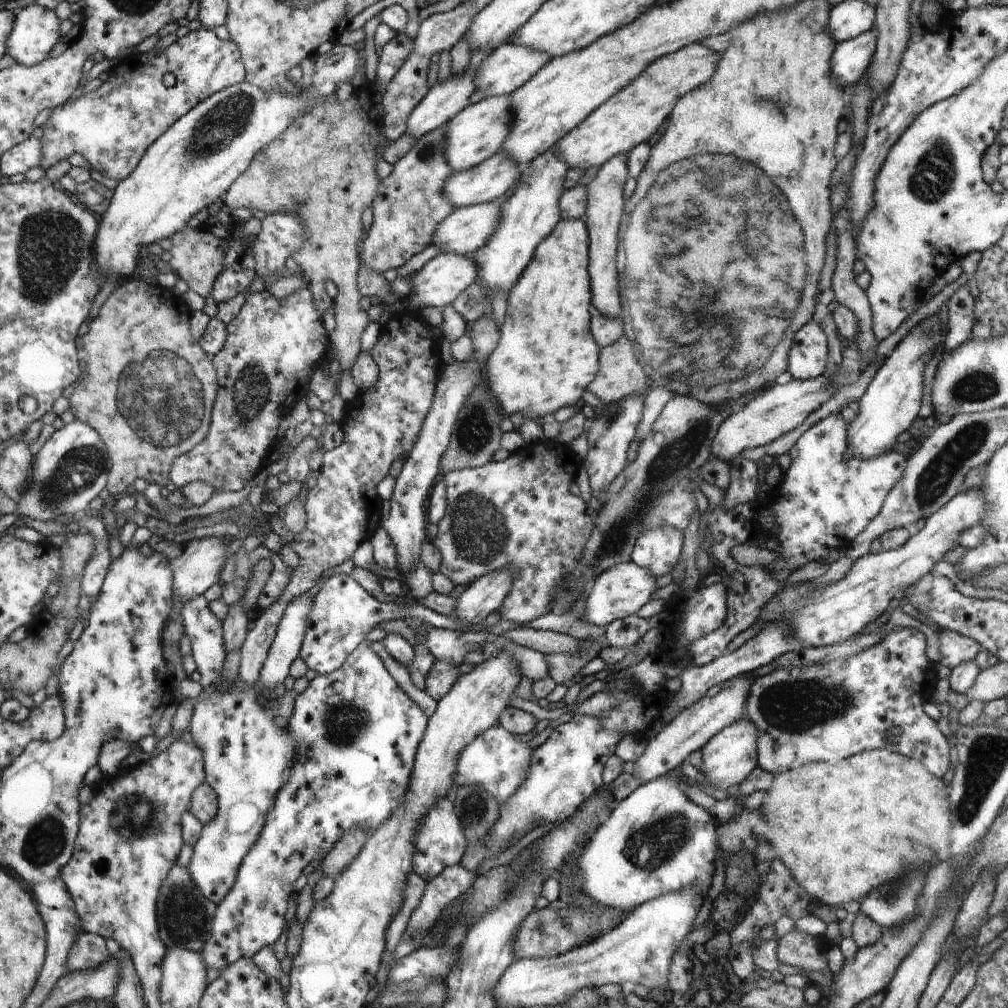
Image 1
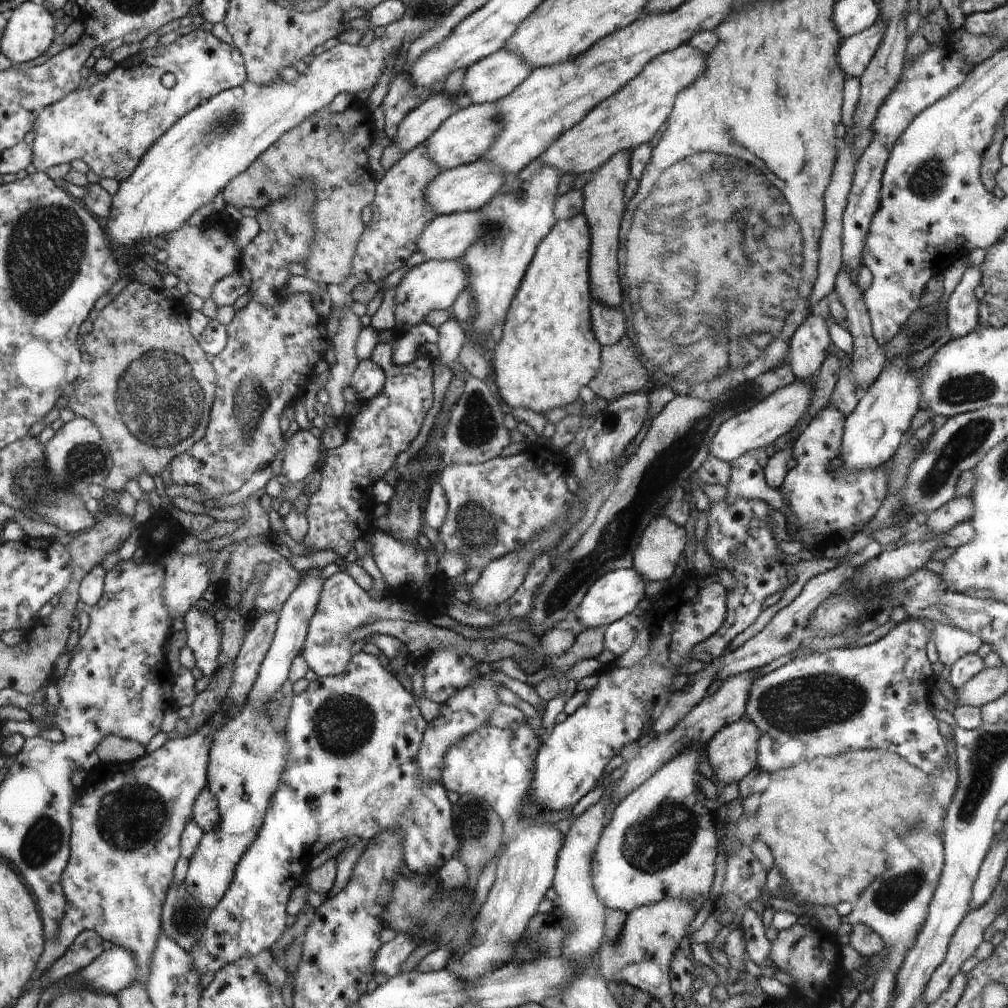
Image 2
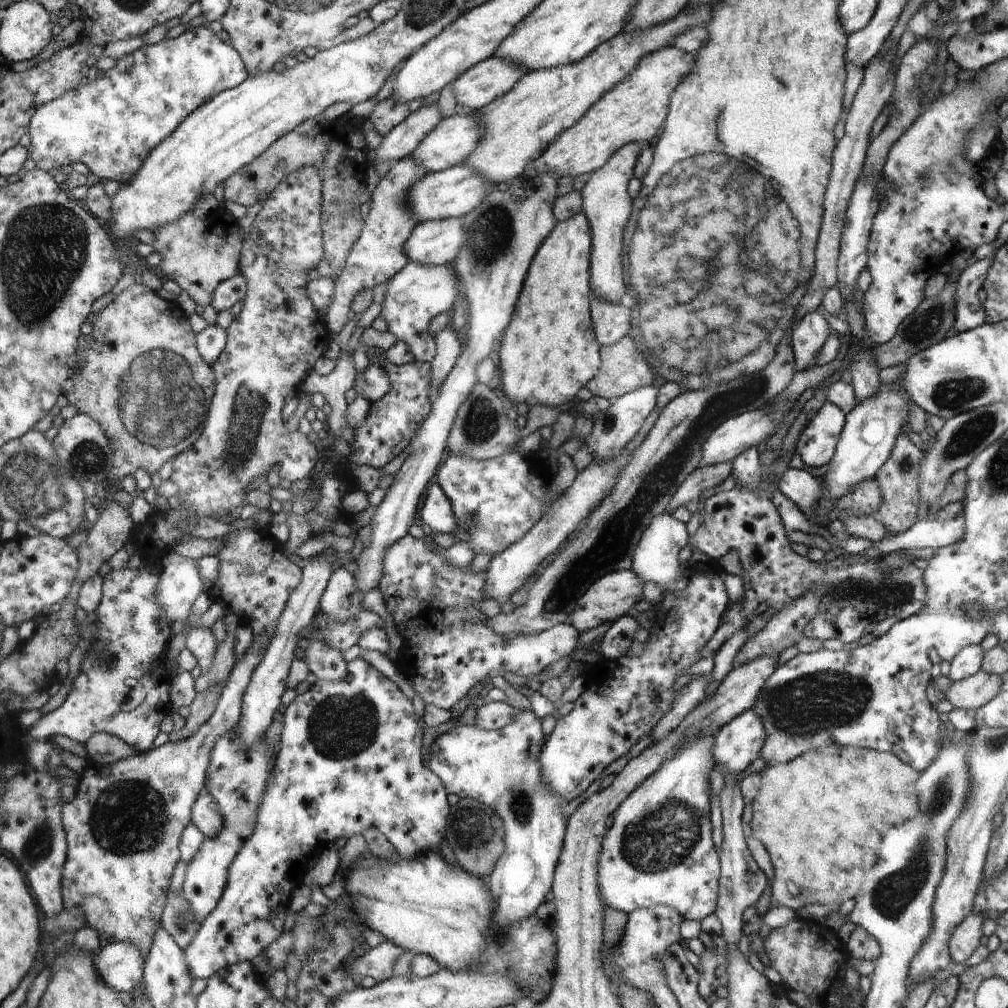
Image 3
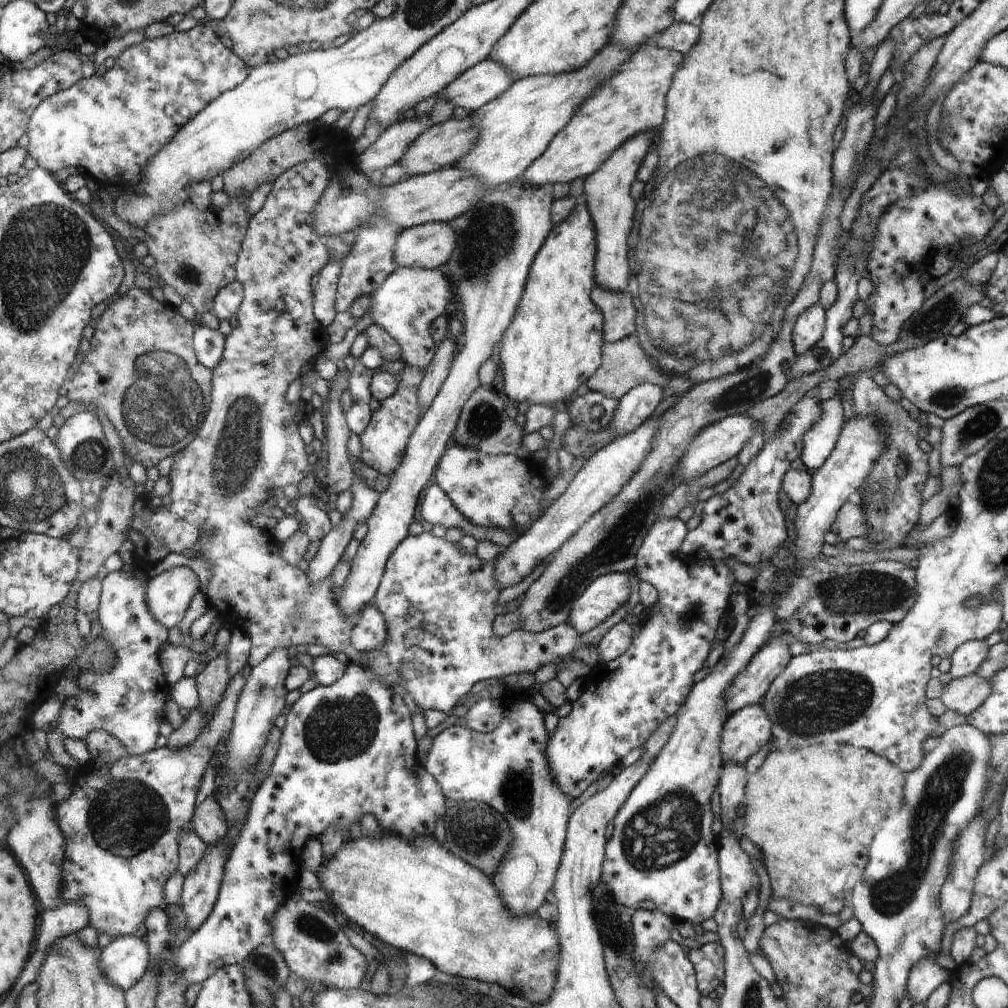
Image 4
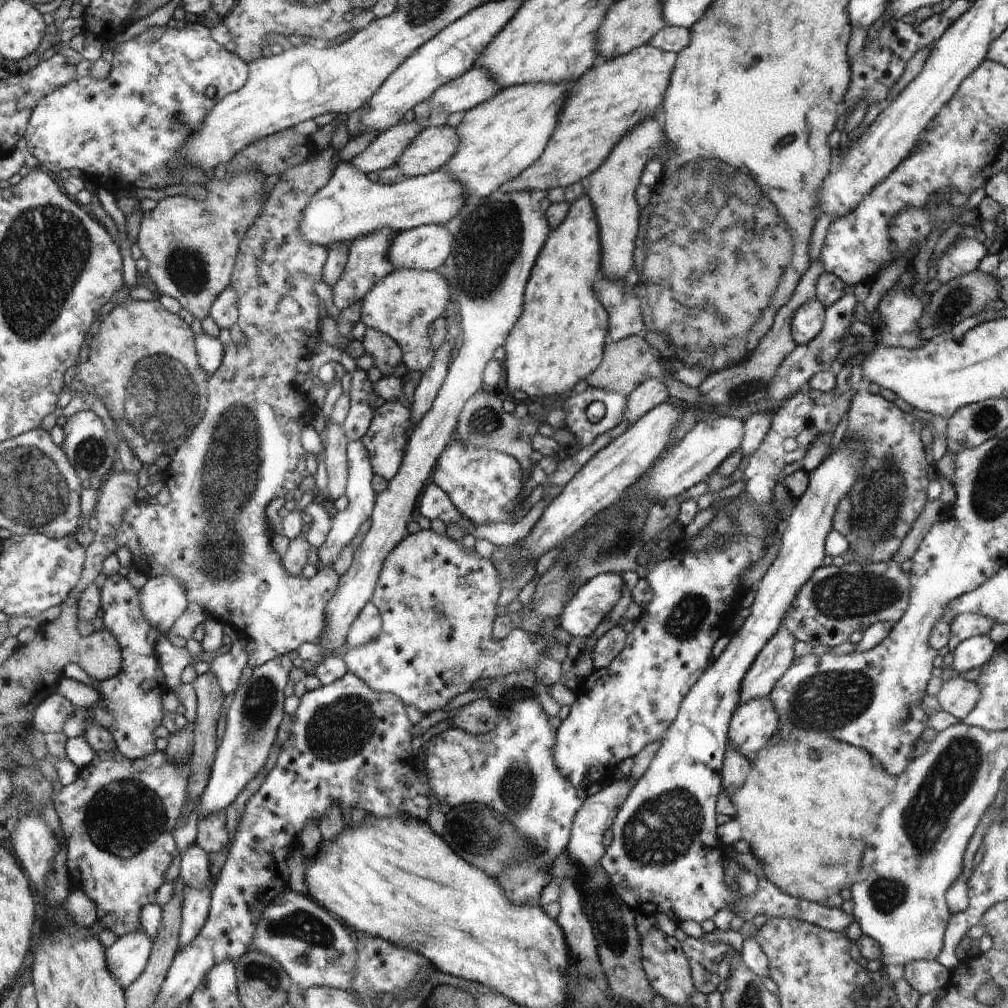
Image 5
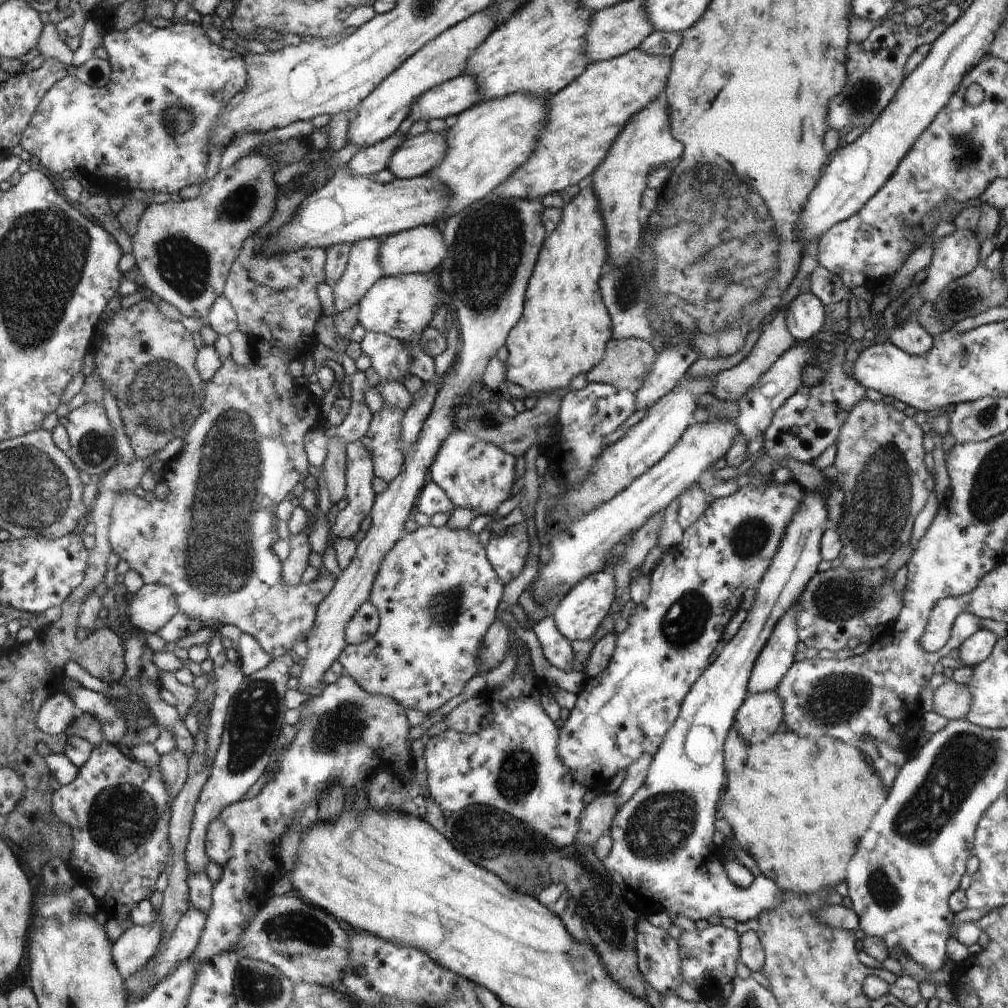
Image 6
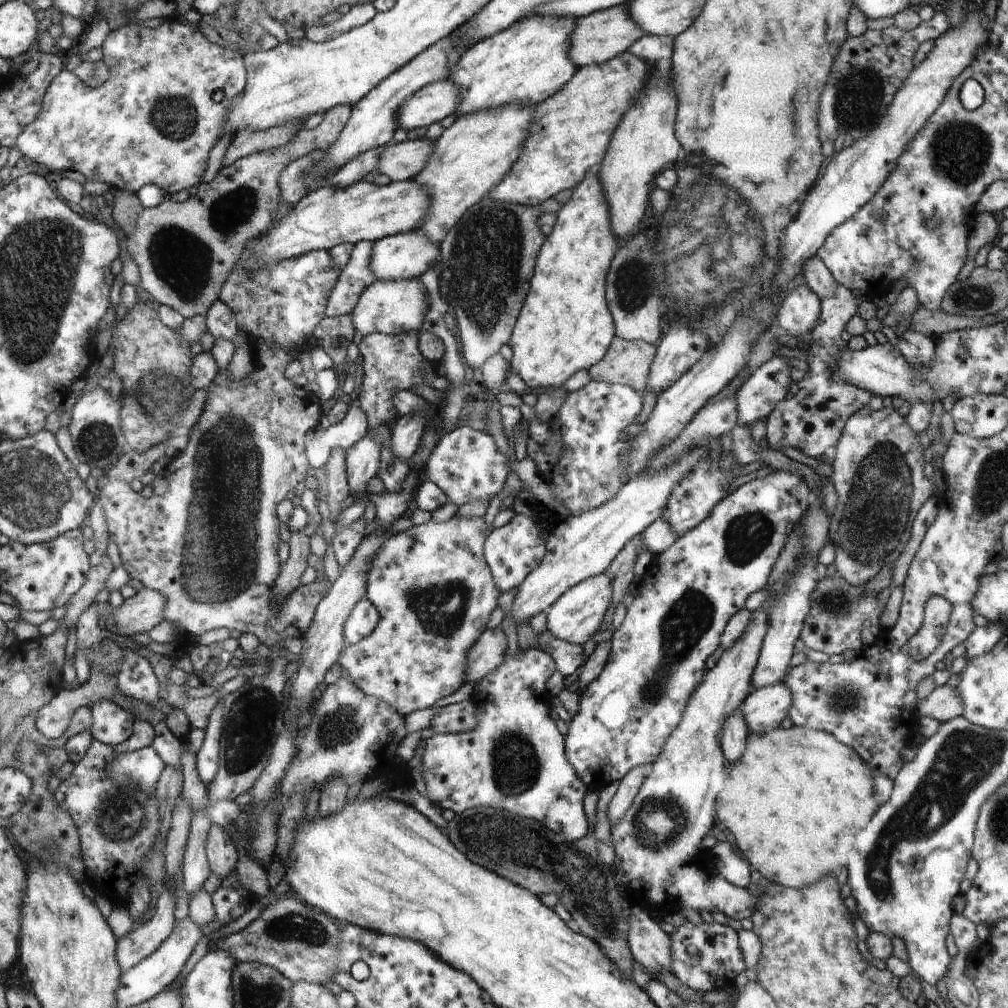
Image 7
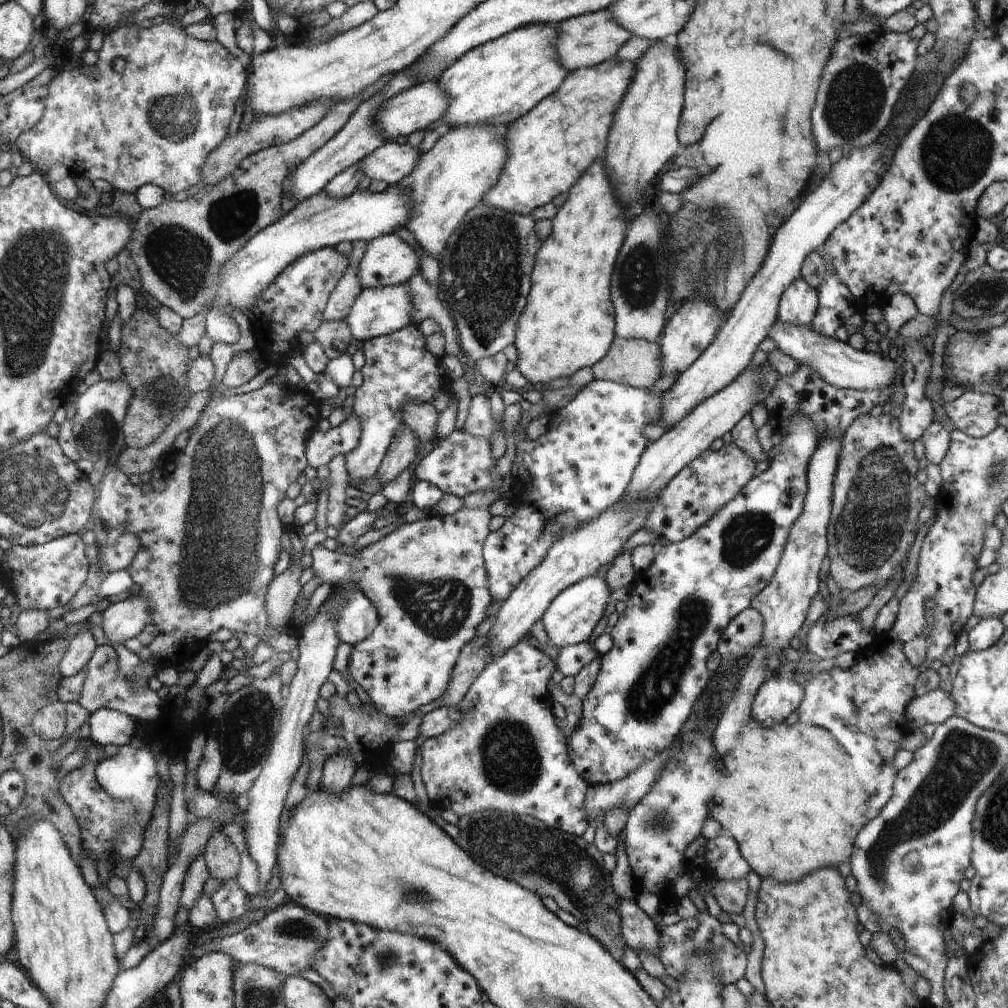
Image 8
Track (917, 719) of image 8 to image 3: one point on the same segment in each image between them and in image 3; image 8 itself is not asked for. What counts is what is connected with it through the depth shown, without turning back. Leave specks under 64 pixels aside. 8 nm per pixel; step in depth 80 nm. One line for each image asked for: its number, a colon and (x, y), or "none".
3: (972, 693)
4: (963, 695)
5: (958, 696)
6: (952, 699)
7: (945, 702)

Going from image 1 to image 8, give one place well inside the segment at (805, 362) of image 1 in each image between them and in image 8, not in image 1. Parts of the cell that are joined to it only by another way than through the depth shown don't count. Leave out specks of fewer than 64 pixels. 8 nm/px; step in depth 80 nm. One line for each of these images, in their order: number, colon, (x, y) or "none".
2: (810, 344)
3: (807, 339)
4: (809, 328)
5: (808, 321)
6: (805, 314)
7: (798, 314)
8: (798, 305)

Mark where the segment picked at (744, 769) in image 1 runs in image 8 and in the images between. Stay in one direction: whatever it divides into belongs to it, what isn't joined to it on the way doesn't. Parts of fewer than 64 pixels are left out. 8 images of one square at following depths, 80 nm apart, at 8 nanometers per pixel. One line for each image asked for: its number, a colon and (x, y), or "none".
2: (733, 752)
3: (738, 743)
4: (746, 732)
5: (755, 722)
6: (759, 717)
7: (764, 709)
8: (777, 697)

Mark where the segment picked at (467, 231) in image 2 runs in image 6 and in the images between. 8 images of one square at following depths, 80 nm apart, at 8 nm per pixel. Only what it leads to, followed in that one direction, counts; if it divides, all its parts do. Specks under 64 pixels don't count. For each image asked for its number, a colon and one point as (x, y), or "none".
3: (434, 243)
4: (429, 246)
5: (427, 247)
6: (419, 250)

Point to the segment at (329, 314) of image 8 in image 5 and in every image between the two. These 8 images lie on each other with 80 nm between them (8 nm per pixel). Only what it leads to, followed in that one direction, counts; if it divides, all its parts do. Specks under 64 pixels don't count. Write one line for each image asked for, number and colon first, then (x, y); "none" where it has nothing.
5: (368, 262)
6: (364, 268)
7: (357, 275)

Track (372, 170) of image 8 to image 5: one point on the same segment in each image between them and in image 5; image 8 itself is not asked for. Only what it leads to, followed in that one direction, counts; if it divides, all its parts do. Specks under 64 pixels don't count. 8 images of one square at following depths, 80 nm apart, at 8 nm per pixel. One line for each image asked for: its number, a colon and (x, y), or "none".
5: (433, 148)
6: (417, 156)
7: (403, 161)

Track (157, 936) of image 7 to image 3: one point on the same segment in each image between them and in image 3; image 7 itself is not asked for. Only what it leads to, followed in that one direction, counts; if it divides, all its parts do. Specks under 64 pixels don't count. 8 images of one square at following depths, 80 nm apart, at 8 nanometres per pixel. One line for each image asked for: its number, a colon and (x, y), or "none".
3: (120, 964)
4: (125, 959)
5: (128, 956)
6: (136, 947)

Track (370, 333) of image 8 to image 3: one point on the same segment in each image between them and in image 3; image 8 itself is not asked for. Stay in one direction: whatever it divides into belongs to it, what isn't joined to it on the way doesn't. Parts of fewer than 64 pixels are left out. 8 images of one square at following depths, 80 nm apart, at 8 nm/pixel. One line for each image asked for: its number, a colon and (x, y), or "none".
3: (418, 293)
4: (410, 299)
5: (403, 305)
6: (402, 305)
7: (399, 306)

